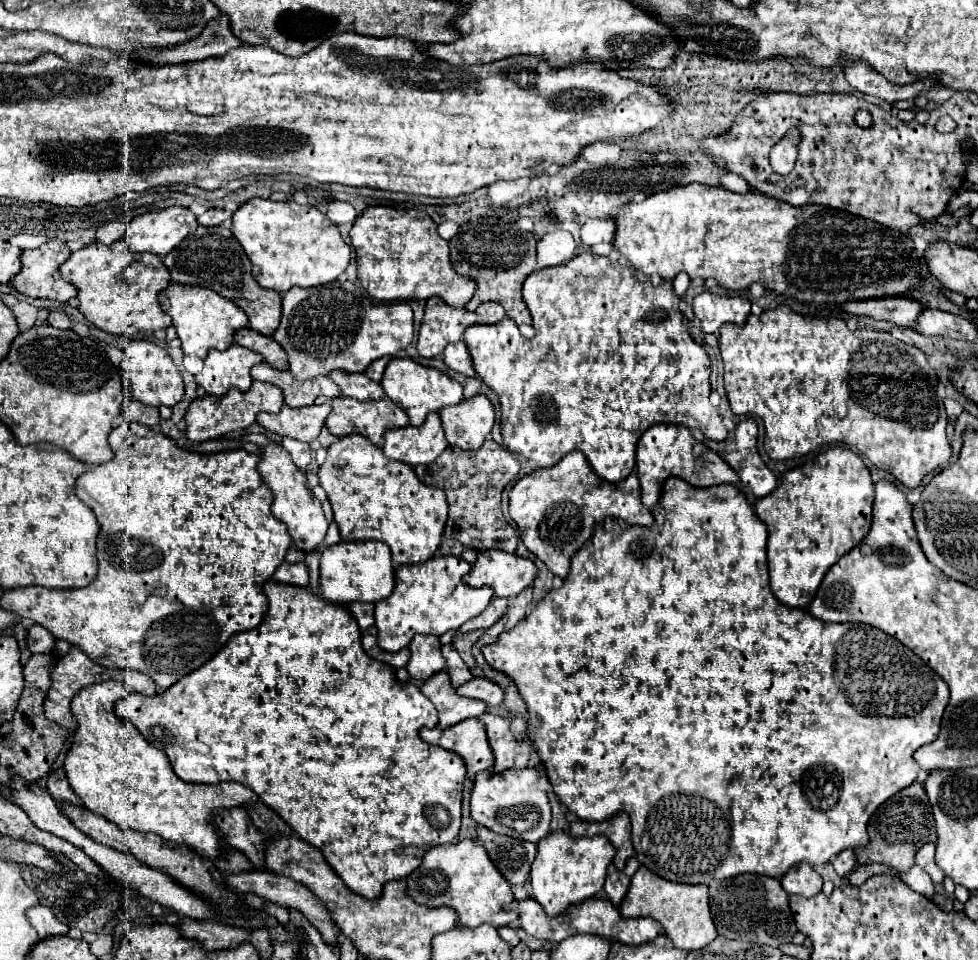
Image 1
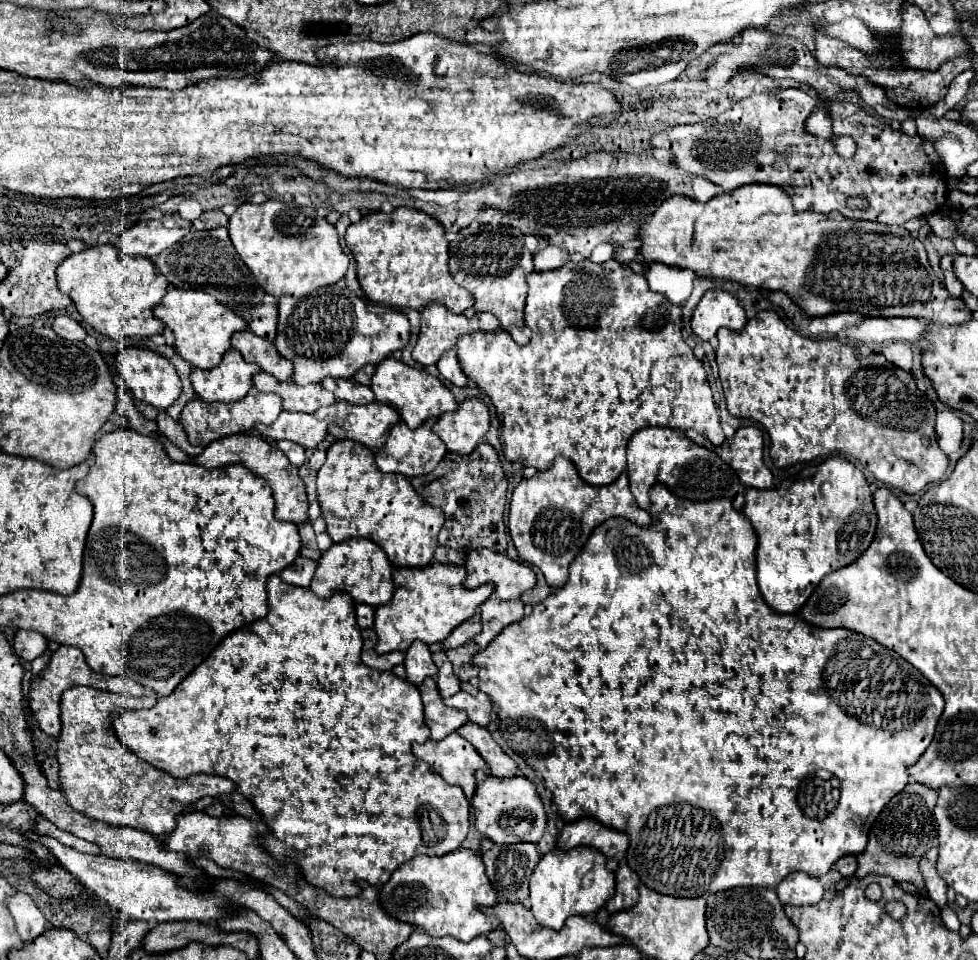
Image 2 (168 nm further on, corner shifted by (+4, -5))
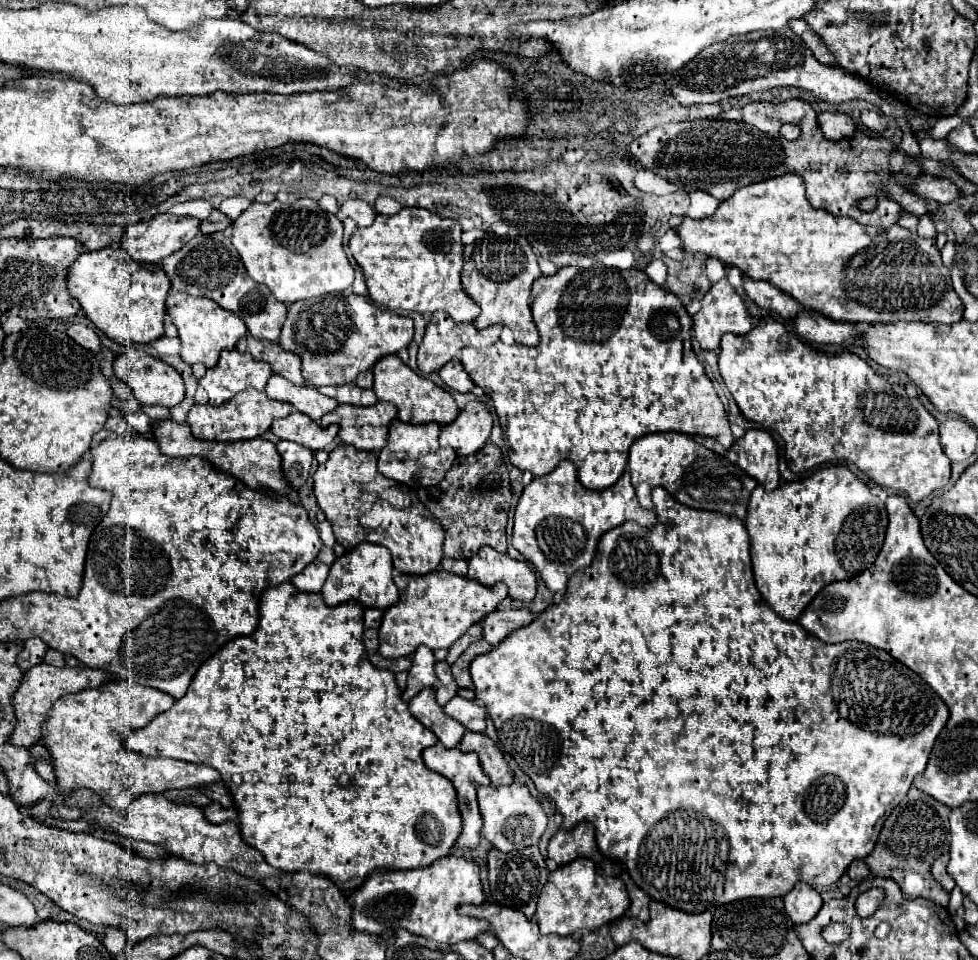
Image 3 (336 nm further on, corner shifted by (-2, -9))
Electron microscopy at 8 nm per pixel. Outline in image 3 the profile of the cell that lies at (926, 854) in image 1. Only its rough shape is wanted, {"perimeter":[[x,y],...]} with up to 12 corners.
{"perimeter":[[948,855],[938,857],[932,865],[934,879],[950,893],[956,887],[946,873]]}

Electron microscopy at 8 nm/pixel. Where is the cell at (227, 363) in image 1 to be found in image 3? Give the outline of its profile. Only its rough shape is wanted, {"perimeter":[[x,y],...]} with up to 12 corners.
{"perimeter":[[222,351],[198,381],[212,405],[246,387],[264,391],[274,375],[252,355]]}

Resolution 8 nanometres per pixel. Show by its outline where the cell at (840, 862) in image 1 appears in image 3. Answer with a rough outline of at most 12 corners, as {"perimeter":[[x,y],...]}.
{"perimeter":[[862,859],[850,863],[848,875],[854,881],[864,881],[870,875]]}

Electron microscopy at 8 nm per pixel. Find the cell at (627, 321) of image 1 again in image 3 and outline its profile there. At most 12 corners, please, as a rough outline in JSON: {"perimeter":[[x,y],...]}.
{"perimeter":[[640,269],[532,285],[536,347],[464,347],[510,463],[606,489],[642,435],[735,442]]}

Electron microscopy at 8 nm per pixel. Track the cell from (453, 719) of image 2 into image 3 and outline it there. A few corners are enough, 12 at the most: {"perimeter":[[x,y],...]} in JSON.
{"perimeter":[[422,689],[408,709],[444,743],[458,747],[466,729],[458,727]]}

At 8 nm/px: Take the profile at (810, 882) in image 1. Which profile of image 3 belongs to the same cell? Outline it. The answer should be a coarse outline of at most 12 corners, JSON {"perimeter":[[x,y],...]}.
{"perimeter":[[798,881],[784,897],[794,925],[808,923],[820,911],[822,897]]}

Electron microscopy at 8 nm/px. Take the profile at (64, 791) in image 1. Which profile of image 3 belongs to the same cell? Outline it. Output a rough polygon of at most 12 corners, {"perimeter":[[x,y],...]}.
{"perimeter":[[42,743],[30,745],[36,773],[56,787],[50,753]]}

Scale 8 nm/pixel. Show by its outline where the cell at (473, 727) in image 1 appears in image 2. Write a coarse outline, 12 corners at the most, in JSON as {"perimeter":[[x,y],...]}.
{"perimeter":[[458,733],[412,751],[472,799],[480,753]]}

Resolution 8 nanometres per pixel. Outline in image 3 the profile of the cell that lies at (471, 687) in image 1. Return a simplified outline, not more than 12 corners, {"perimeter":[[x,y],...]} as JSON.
{"perimeter":[[452,697],[444,713],[468,731],[484,733],[486,709]]}

